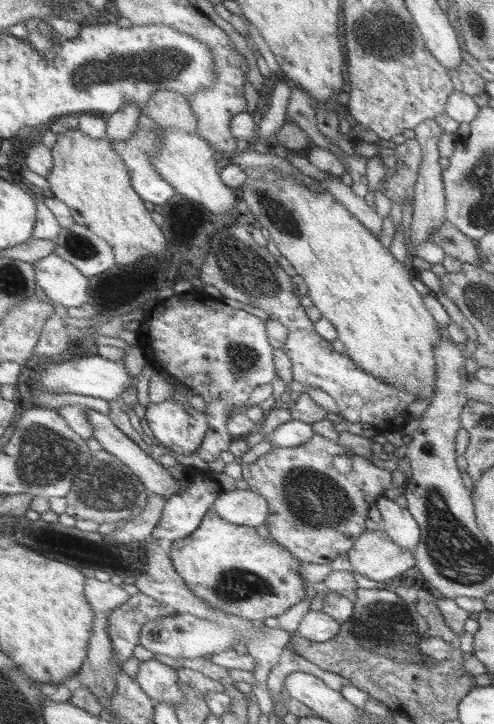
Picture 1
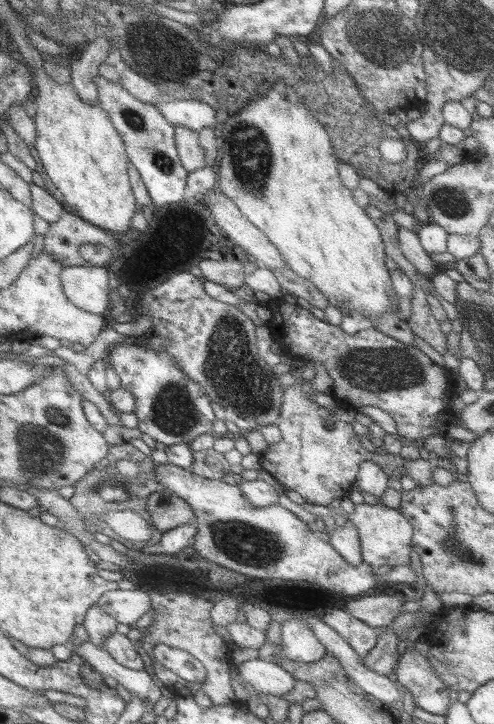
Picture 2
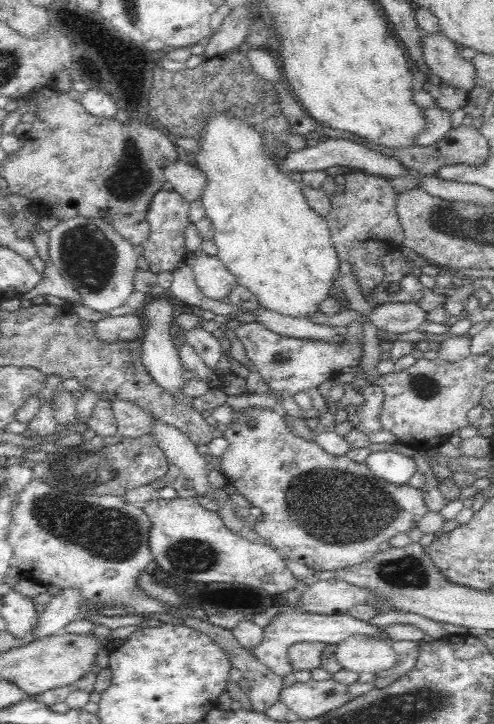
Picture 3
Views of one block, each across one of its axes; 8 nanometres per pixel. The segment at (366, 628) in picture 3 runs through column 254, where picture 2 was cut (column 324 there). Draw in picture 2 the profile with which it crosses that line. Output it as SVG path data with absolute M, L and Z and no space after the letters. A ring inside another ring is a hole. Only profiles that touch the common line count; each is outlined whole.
M291 620L284 624L281 630L280 645L282 656L291 660L312 663L328 656L328 650L321 644L319 638L307 628L301 620Z

